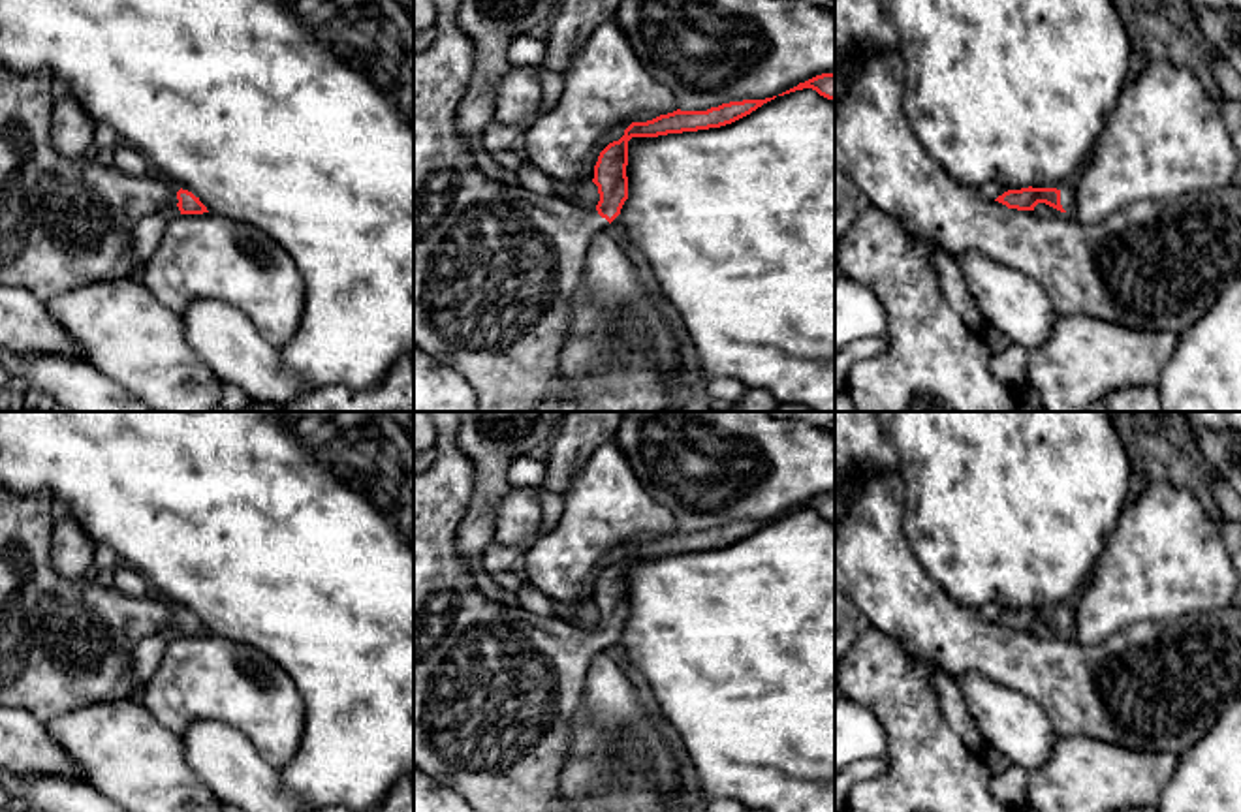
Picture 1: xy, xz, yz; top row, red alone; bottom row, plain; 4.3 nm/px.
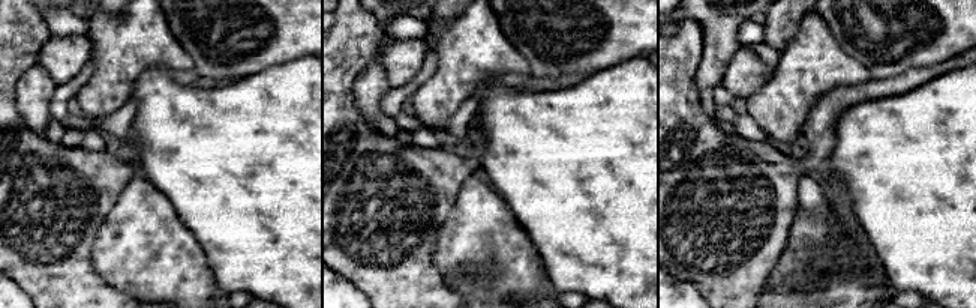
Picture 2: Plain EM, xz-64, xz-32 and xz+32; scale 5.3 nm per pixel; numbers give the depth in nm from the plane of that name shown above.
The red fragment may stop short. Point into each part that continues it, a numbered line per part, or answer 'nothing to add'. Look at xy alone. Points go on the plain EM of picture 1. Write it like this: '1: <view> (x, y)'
1: xy (64, 641)

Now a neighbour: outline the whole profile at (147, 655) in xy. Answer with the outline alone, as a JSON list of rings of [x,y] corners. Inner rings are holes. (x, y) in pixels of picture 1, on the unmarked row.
[[[147,637],[137,643],[132,654],[132,667],[141,684],[147,684],[160,665],[167,641],[164,637]]]

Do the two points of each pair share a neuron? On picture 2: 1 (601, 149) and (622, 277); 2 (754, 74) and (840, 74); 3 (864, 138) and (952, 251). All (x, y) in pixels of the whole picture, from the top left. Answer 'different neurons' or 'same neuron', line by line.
1: same neuron
2: different neurons
3: same neuron

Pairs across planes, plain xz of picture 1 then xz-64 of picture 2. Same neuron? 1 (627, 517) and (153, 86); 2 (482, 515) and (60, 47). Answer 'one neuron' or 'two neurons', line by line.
1: two neurons
2: two neurons

